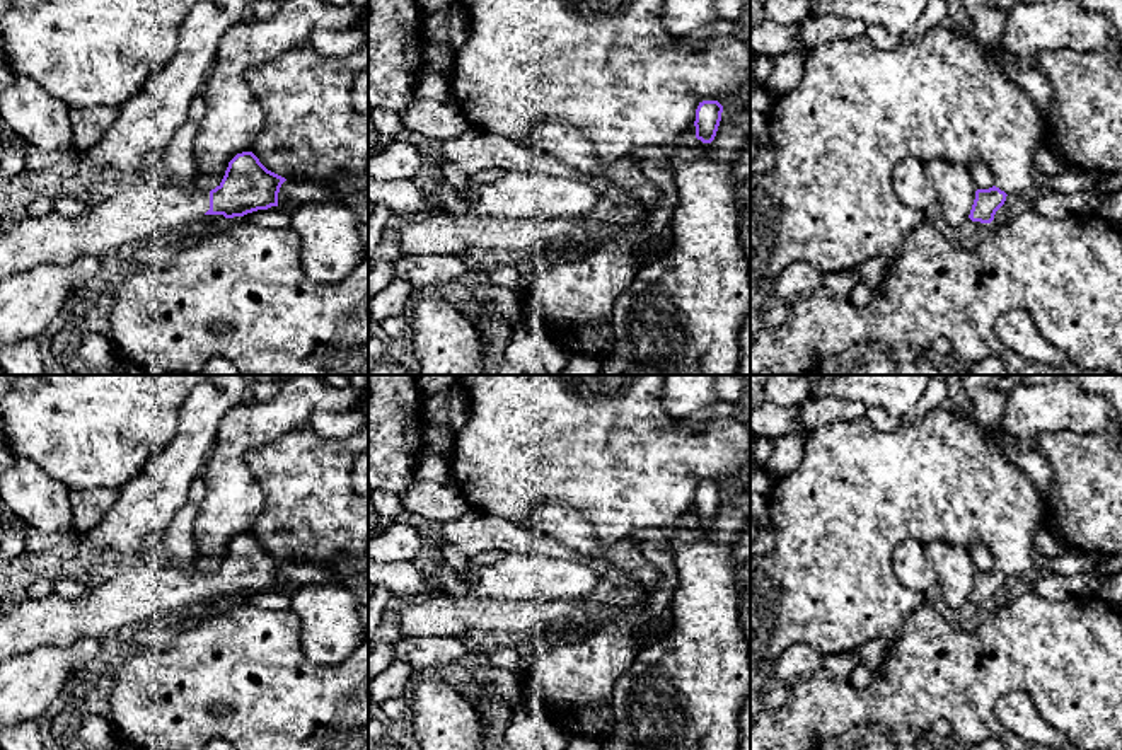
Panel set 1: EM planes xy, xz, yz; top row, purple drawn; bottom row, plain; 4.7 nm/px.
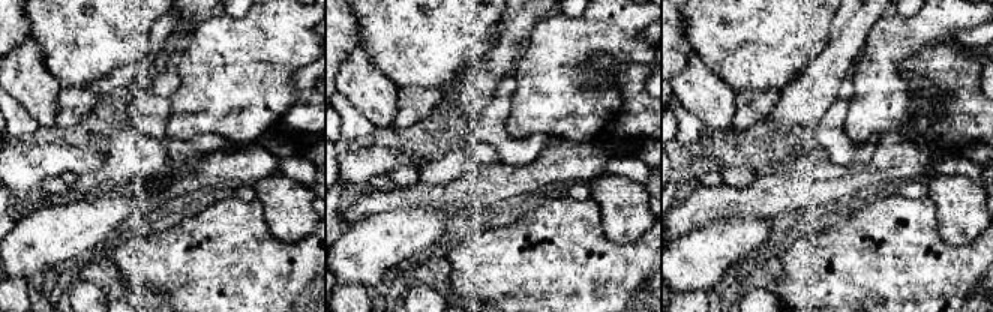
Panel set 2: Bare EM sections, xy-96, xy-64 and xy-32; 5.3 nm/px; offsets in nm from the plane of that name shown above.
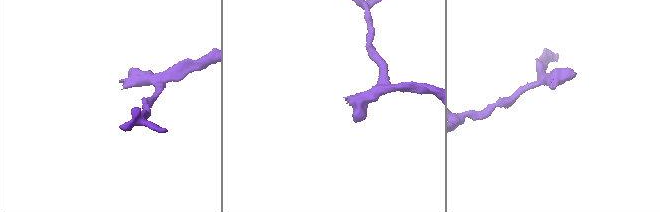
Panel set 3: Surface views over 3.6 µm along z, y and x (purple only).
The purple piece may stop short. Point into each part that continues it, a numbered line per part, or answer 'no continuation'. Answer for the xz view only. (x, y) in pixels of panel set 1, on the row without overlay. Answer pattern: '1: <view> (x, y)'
no continuation

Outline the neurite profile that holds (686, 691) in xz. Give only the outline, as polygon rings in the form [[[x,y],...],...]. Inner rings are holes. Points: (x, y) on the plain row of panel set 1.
[[[750,486],[726,488],[716,518],[703,525],[696,518],[679,525],[670,552],[675,559],[679,583],[670,602],[672,631],[643,648],[631,668],[612,689],[614,733],[600,750],[738,750],[740,716],[750,689],[750,658],[740,622],[733,551],[750,525]]]

